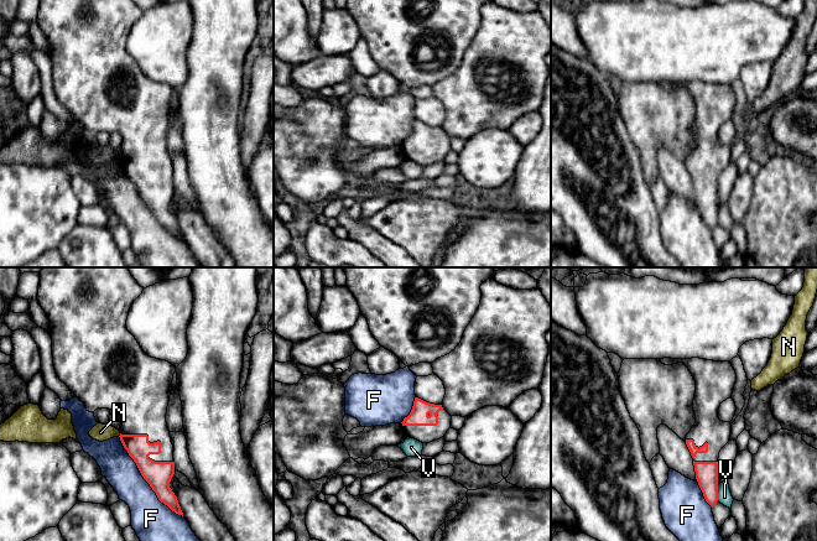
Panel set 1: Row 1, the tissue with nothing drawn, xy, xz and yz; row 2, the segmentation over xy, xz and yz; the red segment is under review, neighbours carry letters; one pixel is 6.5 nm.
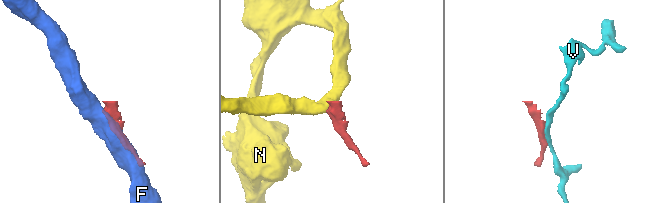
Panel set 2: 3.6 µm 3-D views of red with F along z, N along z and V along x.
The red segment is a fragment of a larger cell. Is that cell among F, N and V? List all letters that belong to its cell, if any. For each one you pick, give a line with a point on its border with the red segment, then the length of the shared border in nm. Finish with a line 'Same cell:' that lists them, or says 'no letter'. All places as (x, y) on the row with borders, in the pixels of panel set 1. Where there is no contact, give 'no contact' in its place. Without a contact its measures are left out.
Same cell: no letter

